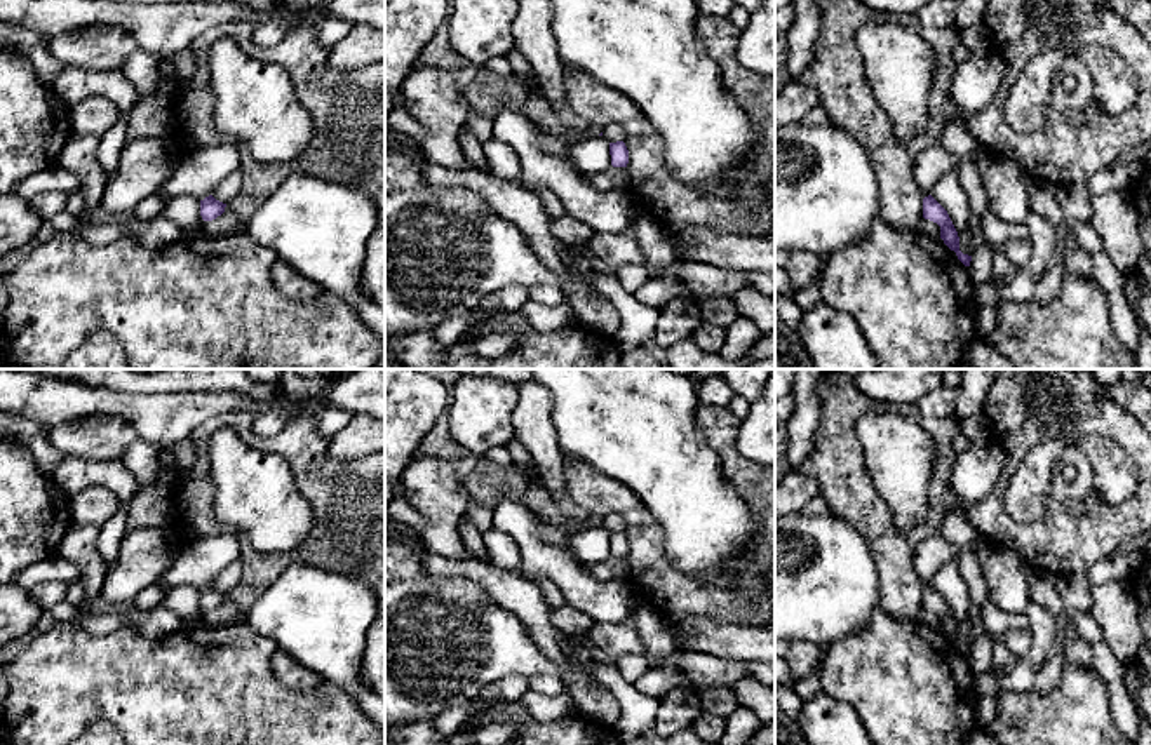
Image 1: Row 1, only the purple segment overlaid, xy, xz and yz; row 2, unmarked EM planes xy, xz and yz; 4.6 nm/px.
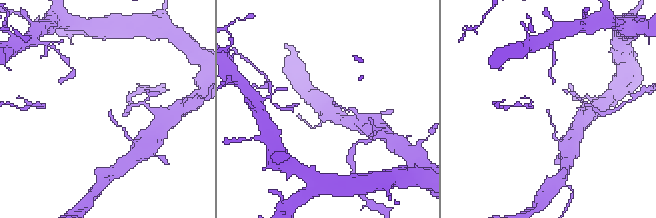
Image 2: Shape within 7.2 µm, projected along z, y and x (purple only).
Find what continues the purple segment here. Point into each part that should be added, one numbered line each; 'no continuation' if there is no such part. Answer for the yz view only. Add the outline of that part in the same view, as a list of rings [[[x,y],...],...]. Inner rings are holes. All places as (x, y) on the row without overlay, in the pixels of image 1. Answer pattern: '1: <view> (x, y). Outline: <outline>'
1: yz (930, 554). Outline: [[[939,533],[919,541],[914,550],[914,566],[923,587],[932,585],[939,569],[949,560],[958,560],[958,555],[958,548],[947,543]]]

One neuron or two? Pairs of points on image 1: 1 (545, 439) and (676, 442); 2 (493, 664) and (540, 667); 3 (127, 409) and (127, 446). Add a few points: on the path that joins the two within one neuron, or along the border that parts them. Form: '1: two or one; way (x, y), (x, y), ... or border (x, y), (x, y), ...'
1: two; border (551, 399), (552, 427), (563, 449)
2: one; way (505, 664), (528, 664)
3: two; border (87, 415), (119, 416), (147, 442), (159, 448)

